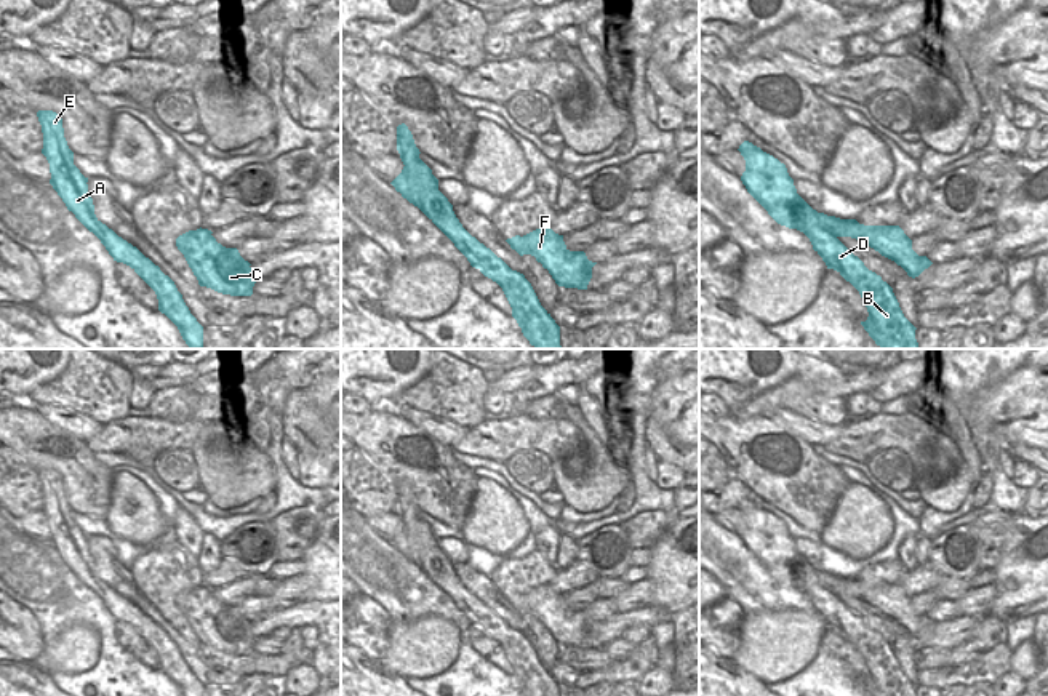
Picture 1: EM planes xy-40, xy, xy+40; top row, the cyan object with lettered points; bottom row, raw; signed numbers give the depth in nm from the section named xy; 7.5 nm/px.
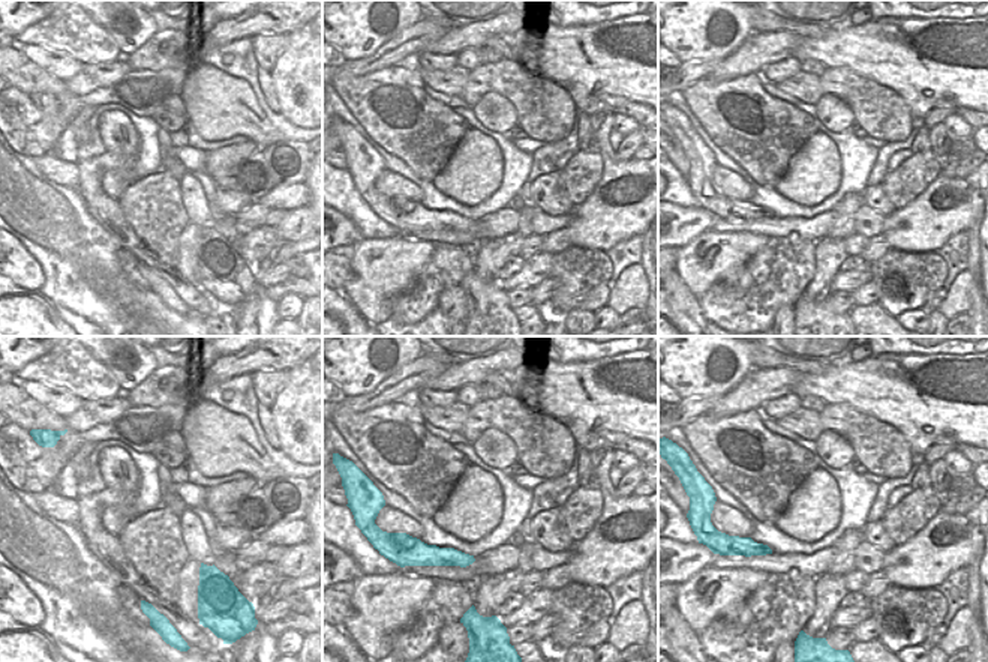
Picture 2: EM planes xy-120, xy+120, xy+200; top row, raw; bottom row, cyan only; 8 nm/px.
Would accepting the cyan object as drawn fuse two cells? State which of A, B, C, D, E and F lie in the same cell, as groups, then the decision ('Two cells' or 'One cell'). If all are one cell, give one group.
Groups: A B D E / C F. Two cells

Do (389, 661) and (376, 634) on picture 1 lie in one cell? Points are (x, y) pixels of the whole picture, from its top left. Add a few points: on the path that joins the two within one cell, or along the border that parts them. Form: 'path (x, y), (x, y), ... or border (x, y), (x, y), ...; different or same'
border (394, 623), (389, 631), (389, 648), (380, 661); different

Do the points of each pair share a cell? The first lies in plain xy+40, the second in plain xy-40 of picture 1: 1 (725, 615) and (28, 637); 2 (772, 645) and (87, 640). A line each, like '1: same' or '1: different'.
1: same
2: same

